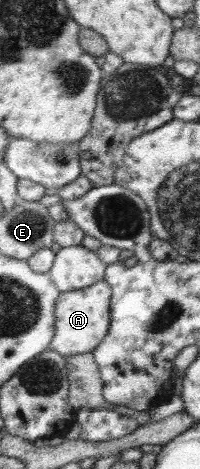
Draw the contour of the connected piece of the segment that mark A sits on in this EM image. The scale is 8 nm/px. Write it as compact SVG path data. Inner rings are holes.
M102 280L81 290L61 292L56 302L54 336L49 348L63 357L92 352L107 335L110 326L112 288Z

